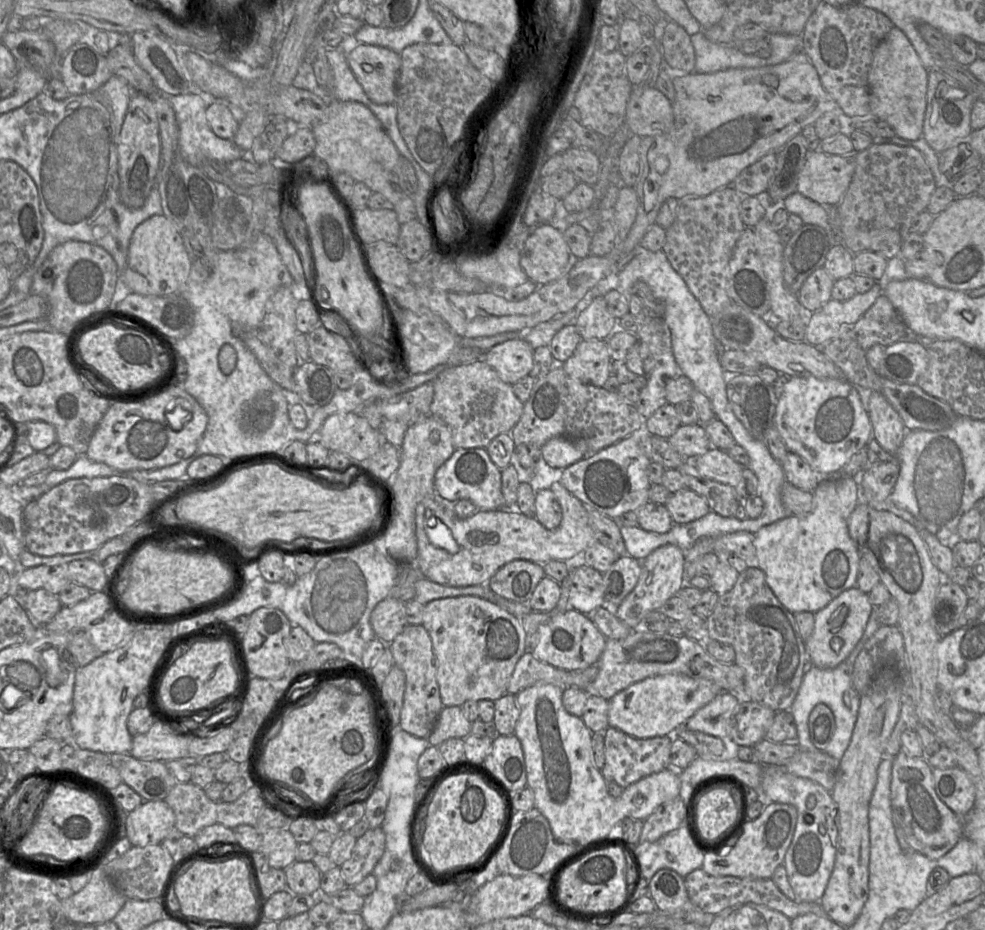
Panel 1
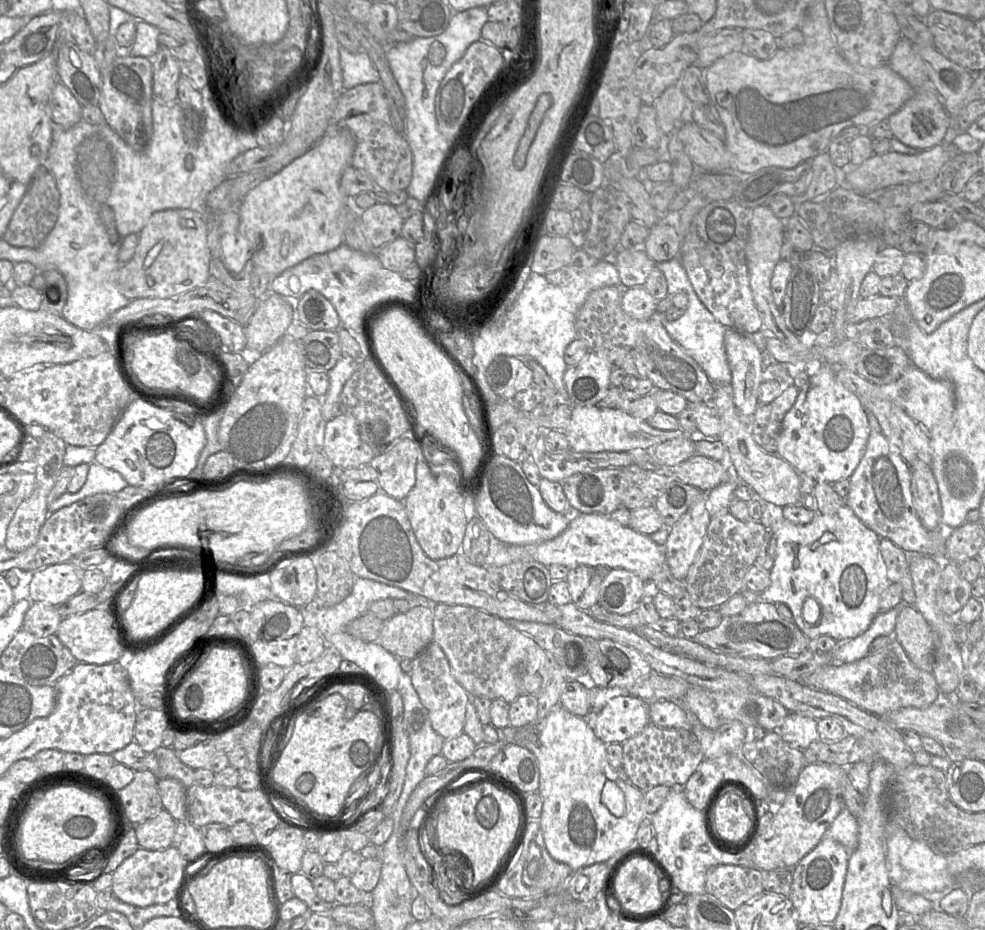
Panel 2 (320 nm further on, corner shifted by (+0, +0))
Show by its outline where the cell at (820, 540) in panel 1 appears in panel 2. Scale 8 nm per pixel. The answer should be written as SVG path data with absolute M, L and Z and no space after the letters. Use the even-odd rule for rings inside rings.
M769 503L768 508L771 515L768 530L775 535L777 544L774 565L770 570L770 585L761 593L762 601L785 604L792 613L794 623L810 642L827 635L839 644L864 633L879 614L882 594L891 584L880 553L881 538L864 525L846 504L834 514L817 513L811 522L804 525L787 521L782 514L783 507ZM807 598L815 599L821 607L821 617L815 625L808 624L802 617L802 606Z

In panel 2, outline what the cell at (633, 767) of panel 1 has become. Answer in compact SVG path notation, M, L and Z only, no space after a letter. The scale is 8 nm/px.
M651 723L625 741L622 750L622 768L642 792L660 785L682 788L704 760L701 744L690 729L661 728Z

